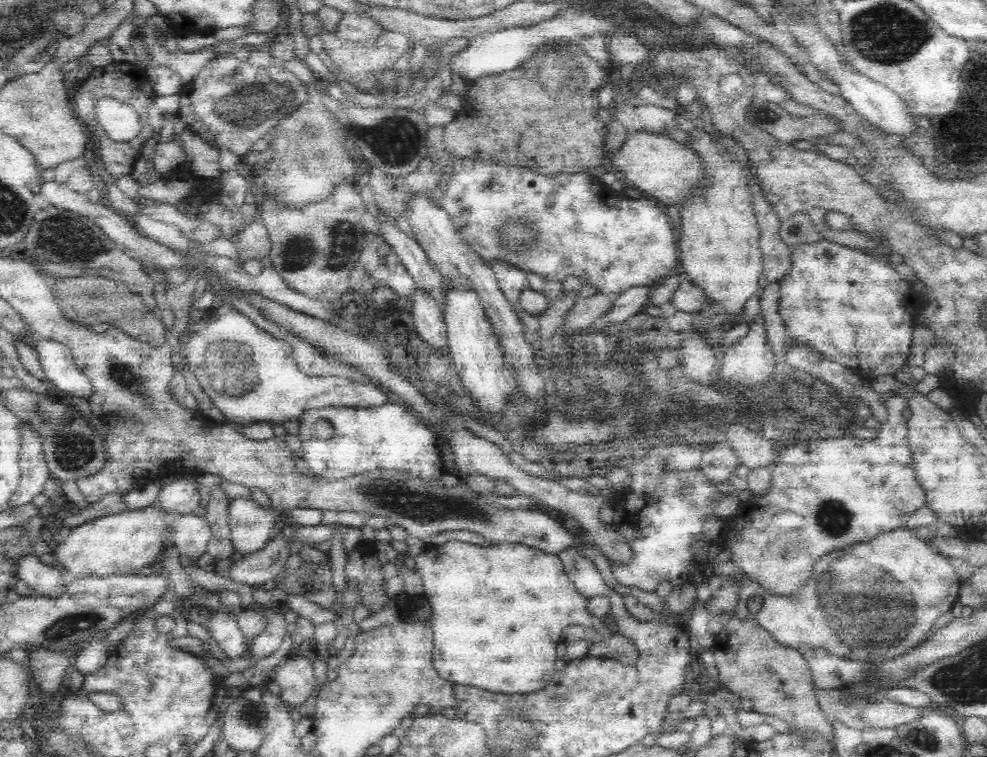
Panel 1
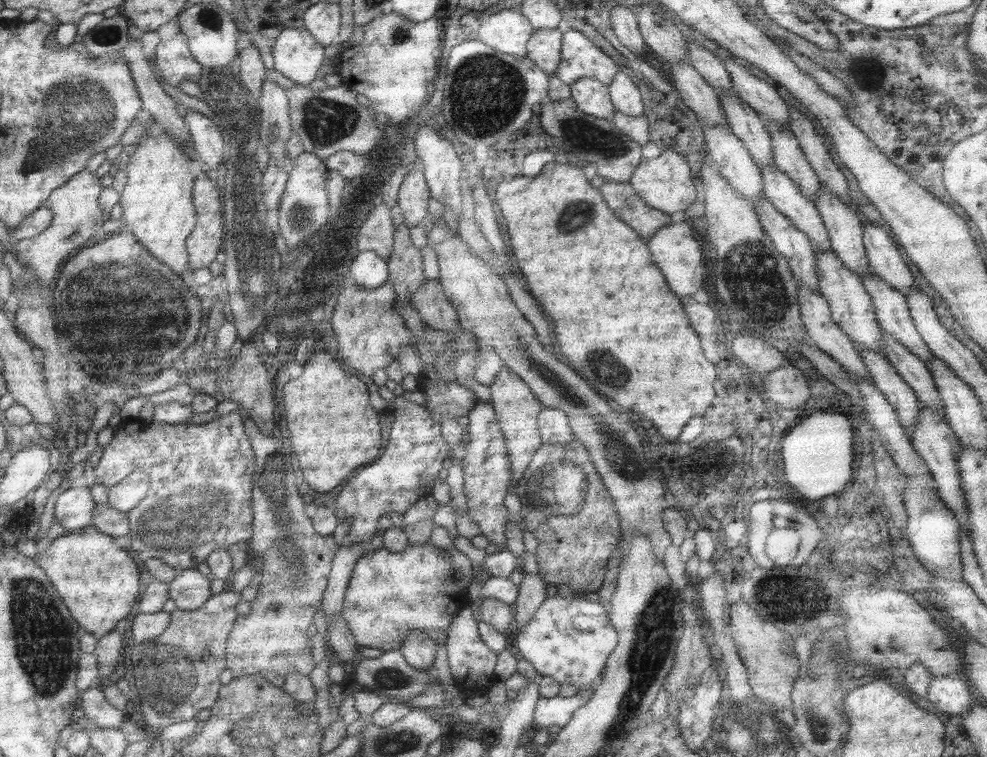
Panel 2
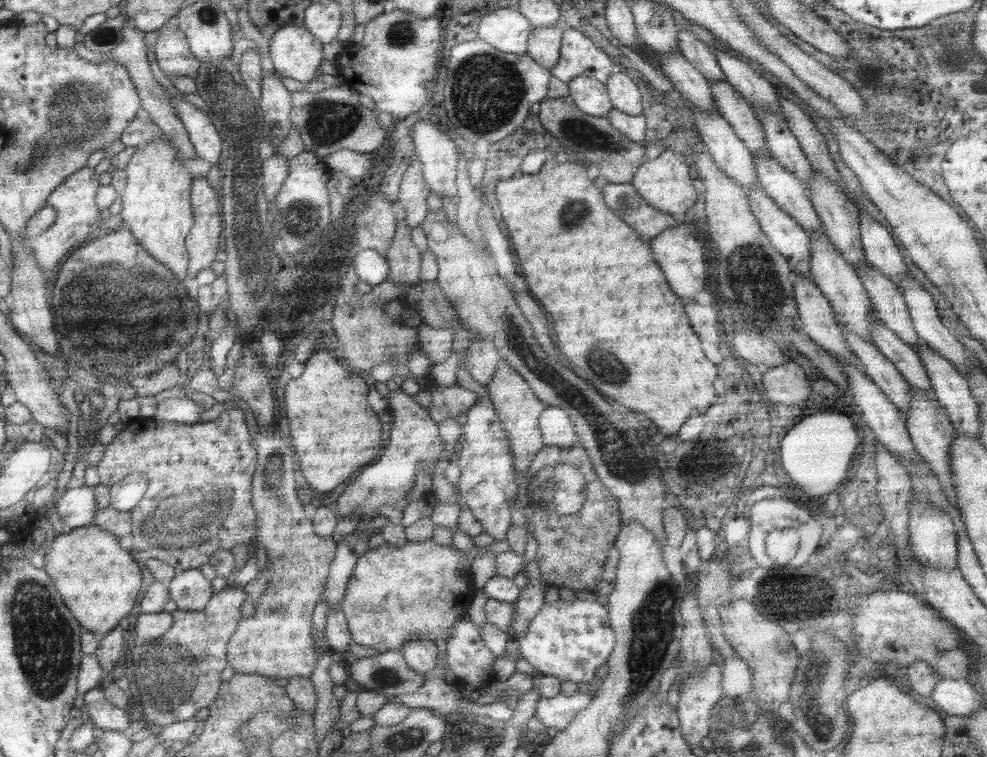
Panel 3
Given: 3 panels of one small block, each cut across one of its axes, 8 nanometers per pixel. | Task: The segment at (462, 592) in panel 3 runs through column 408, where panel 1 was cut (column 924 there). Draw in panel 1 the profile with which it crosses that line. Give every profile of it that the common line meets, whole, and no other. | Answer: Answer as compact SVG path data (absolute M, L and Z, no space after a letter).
M908 528L886 532L870 542L854 544L844 550L836 550L822 556L814 564L814 572L808 578L806 586L802 586L800 592L790 596L776 596L768 592L756 580L750 580L742 570L738 570L732 576L726 576L724 580L728 578L738 586L740 594L734 614L744 620L748 616L748 600L760 596L762 608L754 616L754 622L766 632L770 632L770 636L778 644L794 648L802 654L808 650L822 648L840 658L862 660L872 664L896 660L898 656L904 656L914 648L918 648L922 642L926 642L926 638L930 638L930 634L934 632L932 626L936 624L936 620L954 608L954 602L960 598L962 586L962 578L956 572L952 560L940 556L928 542L920 540Z

